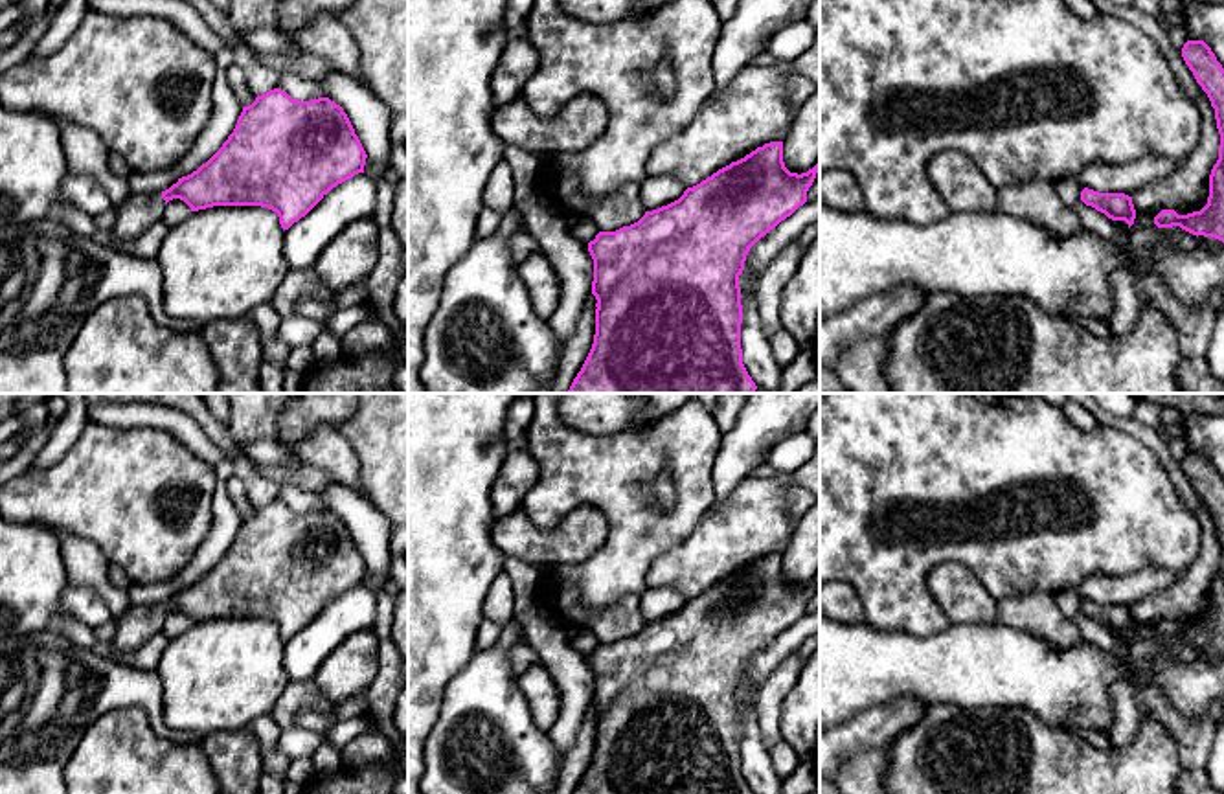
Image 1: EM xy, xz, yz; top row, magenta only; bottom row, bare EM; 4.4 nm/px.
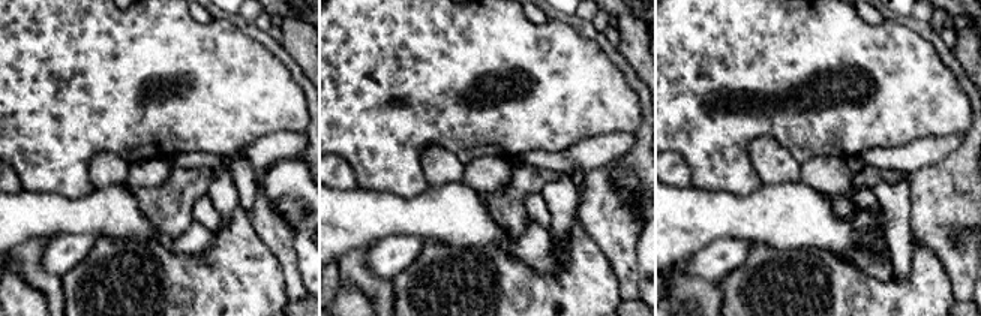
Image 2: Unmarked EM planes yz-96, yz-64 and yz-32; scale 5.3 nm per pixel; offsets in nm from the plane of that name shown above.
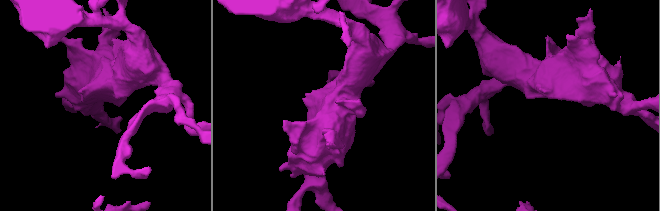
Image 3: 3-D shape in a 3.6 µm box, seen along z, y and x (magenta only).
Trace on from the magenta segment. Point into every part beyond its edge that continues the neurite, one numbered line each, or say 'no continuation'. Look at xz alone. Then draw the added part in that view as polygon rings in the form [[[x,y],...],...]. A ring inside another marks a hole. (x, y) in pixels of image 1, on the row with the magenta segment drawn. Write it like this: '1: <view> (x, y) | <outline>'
no continuation

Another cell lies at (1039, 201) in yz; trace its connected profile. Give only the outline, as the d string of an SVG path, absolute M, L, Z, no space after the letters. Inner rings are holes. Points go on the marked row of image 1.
M1049 180L1024 182L998 189L996 206L1014 219L1042 224L1053 233L1084 232L1077 213L1060 200L1055 184Z

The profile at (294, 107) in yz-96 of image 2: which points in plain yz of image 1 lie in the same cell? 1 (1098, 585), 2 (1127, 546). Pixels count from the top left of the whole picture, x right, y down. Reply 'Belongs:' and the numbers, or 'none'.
Belongs: 2

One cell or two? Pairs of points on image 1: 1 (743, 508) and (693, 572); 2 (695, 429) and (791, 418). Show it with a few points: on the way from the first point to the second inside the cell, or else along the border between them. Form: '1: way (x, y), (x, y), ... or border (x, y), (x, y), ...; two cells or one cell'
1: way (739, 524), (708, 555); one cell
2: border (723, 436), (712, 478); two cells

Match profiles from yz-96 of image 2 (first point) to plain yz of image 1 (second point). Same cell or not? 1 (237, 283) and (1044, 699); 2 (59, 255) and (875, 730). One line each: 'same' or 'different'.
1: different
2: same

